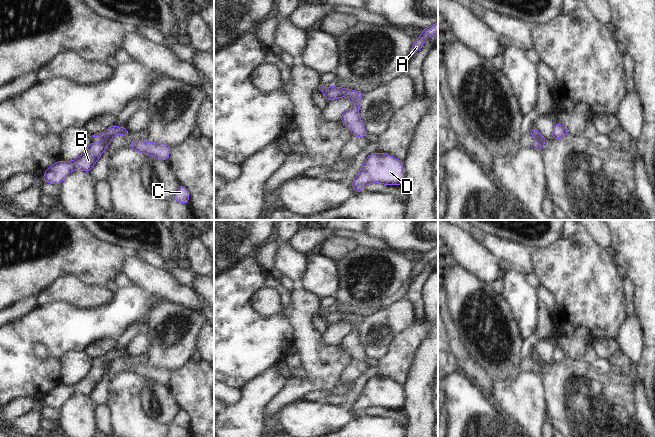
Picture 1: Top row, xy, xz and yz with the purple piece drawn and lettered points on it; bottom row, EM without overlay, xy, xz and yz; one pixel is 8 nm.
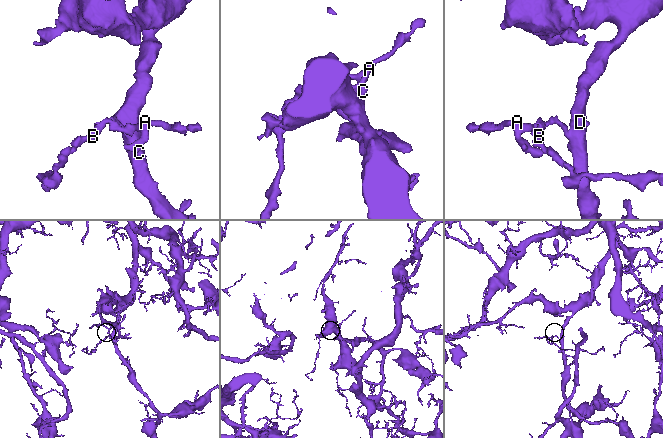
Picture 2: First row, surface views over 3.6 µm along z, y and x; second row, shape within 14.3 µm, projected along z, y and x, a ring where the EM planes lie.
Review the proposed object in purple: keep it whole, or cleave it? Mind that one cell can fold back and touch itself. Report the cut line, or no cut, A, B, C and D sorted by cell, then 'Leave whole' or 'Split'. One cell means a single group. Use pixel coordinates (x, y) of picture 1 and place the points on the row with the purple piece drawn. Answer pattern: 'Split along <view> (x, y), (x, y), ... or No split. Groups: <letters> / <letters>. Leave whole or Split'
No split. Groups: A B C D. Leave whole

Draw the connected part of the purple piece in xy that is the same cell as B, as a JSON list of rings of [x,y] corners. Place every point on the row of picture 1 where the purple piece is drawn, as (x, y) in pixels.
[[[113,125],[103,133],[92,135],[92,137],[101,137],[101,142],[90,143],[86,151],[73,161],[62,160],[52,164],[42,175],[44,181],[57,185],[60,184],[74,169],[90,172],[94,164],[101,157],[102,152],[108,148],[108,144],[111,142],[112,138],[118,134],[122,134],[124,137],[127,137],[131,132],[127,131],[124,127]]]

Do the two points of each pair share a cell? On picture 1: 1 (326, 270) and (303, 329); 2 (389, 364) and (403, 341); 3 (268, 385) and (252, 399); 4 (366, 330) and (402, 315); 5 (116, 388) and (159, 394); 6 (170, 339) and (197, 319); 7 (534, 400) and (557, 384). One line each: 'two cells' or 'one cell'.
1: two cells
2: one cell
3: one cell
4: one cell
5: two cells
6: one cell
7: two cells

